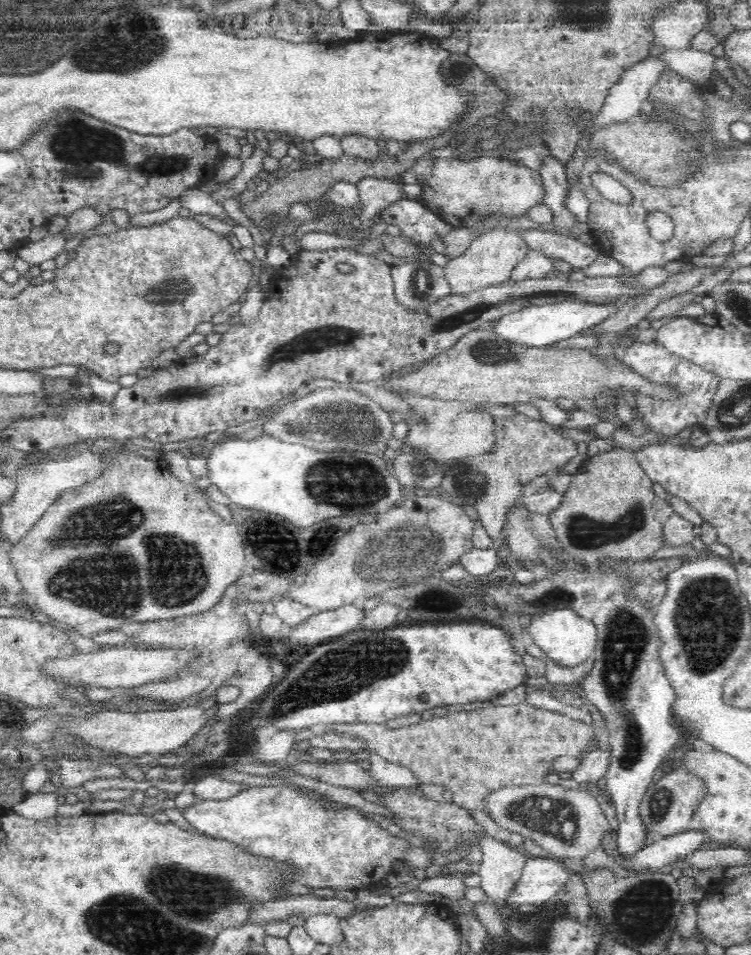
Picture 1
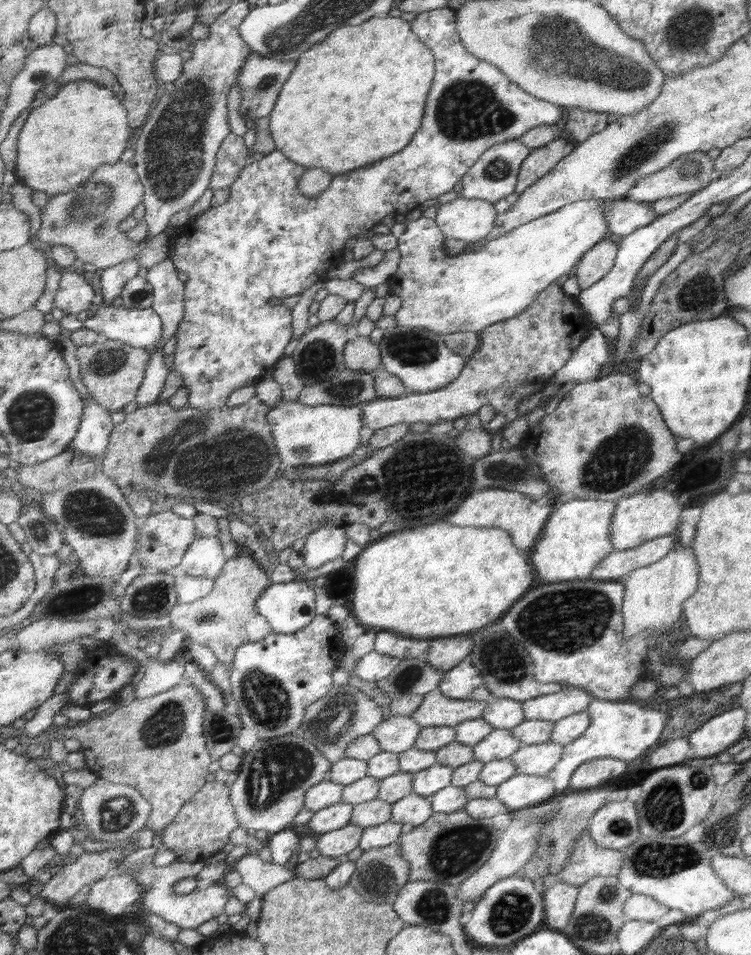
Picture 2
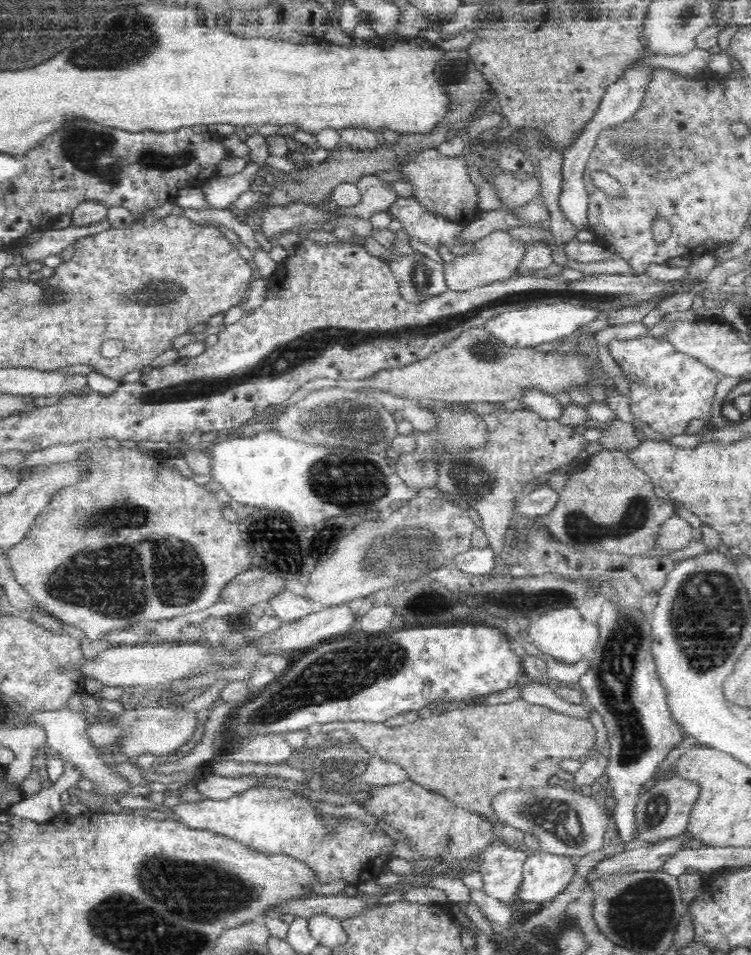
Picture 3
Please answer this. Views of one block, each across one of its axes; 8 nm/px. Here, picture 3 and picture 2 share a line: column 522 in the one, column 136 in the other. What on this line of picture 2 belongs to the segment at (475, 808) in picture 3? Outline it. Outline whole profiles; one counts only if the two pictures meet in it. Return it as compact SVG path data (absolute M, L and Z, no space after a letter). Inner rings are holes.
M184 683L158 696L136 699L78 727L52 725L48 734L50 740L54 736L59 739L76 738L81 743L80 750L86 755L88 769L101 779L135 786L153 804L153 813L147 826L158 833L170 826L185 805L209 783L213 756L205 736L206 715L207 700L201 690L195 685Z

